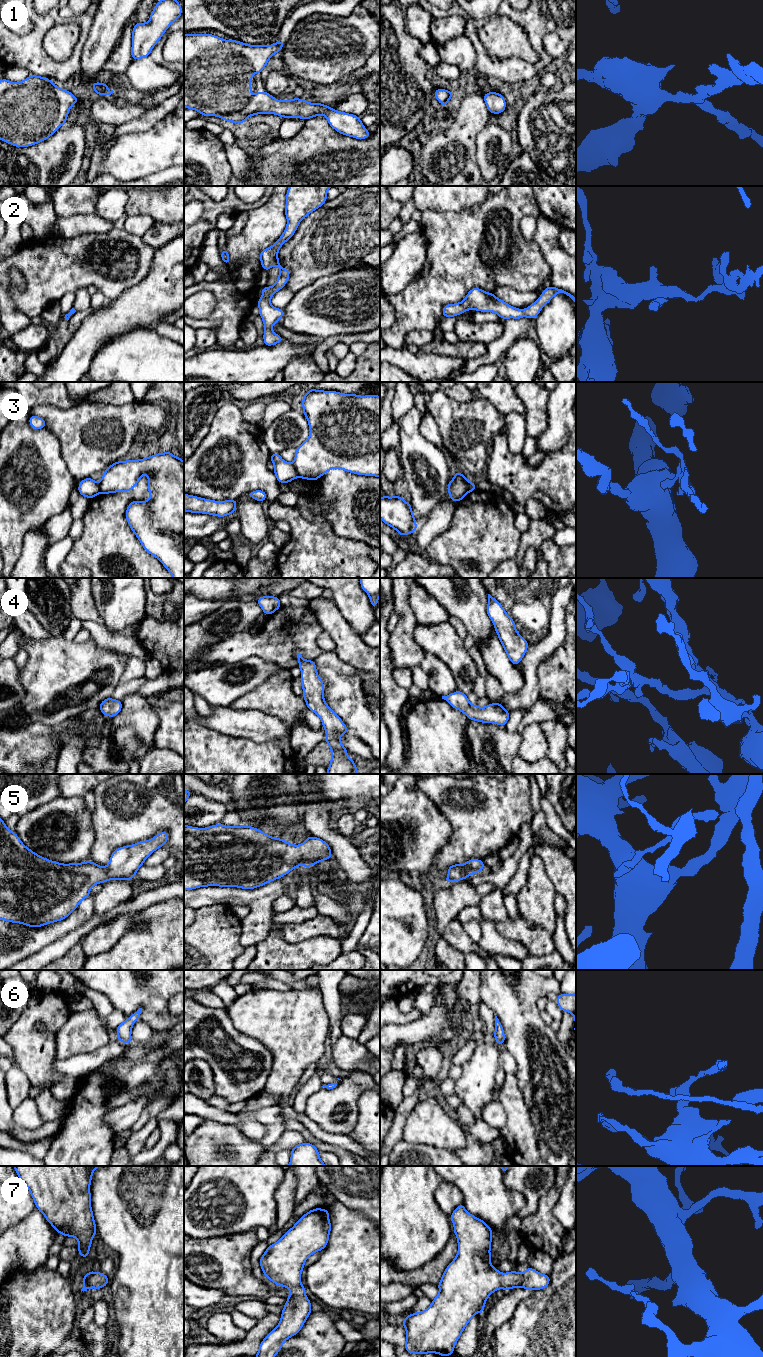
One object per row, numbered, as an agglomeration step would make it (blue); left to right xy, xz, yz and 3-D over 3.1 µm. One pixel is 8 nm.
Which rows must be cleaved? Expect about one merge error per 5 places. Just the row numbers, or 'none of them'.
3

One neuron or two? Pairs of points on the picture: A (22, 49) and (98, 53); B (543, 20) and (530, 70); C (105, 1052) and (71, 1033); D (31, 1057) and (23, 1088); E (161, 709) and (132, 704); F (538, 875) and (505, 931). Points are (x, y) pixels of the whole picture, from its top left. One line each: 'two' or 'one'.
A: two
B: one
C: two
D: two
E: two
F: one

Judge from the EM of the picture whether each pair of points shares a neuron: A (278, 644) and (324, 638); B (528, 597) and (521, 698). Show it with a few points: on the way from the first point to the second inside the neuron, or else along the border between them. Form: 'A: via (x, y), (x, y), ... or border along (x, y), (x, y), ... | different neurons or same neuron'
A: border along (323, 630), (317, 638), (317, 645), (321, 650) | different neurons
B: border along (549, 629), (544, 638), (537, 642), (529, 643) | different neurons

